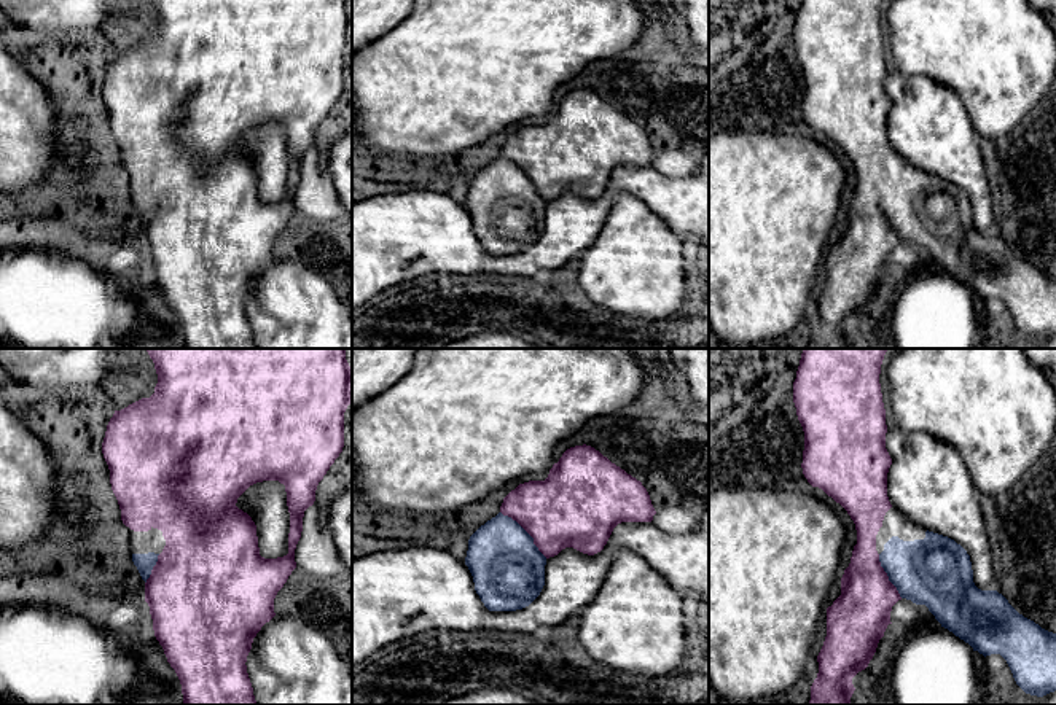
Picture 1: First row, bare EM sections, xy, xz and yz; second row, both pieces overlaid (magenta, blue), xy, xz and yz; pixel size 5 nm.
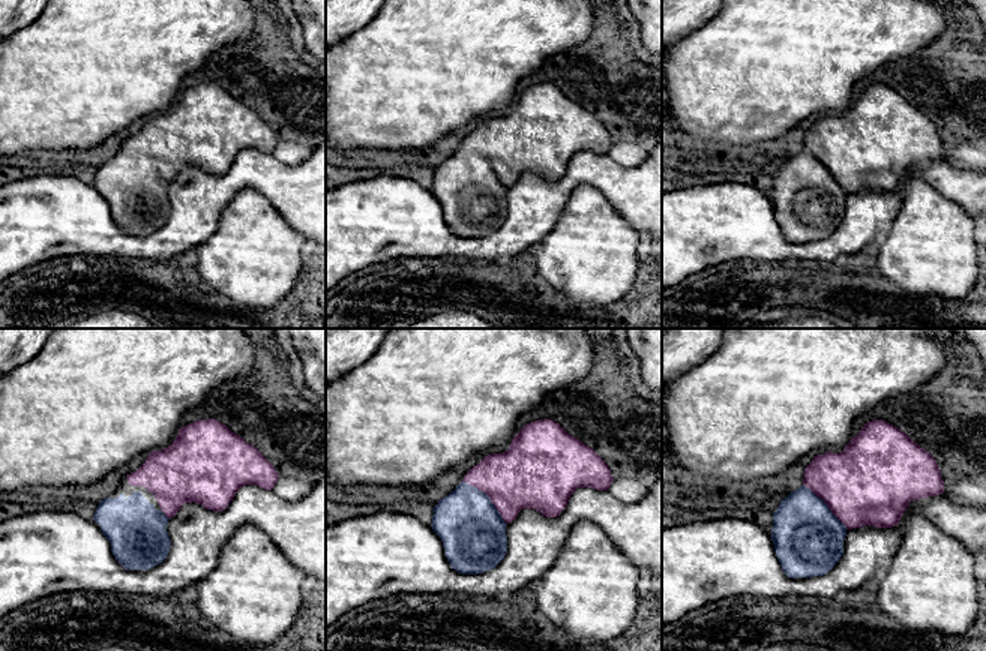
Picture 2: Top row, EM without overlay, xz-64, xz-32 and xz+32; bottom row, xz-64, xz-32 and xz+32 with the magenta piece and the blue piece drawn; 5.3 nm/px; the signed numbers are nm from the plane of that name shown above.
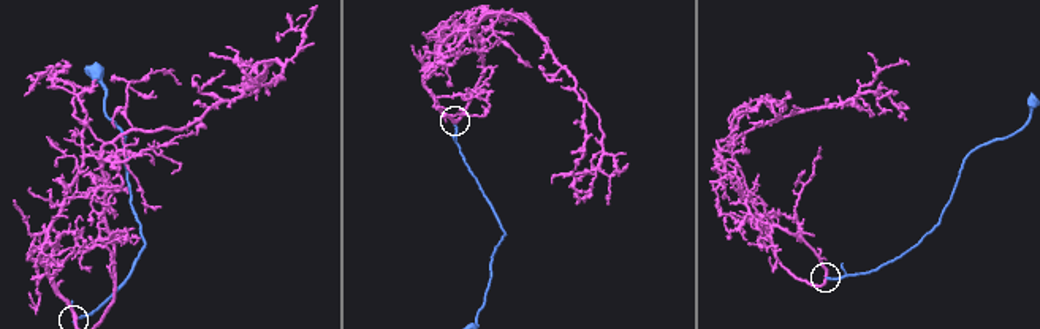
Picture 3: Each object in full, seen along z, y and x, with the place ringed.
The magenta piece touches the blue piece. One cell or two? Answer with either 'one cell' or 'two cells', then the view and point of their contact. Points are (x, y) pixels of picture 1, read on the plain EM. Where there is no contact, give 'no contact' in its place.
one cell; meets magenta in xz at (526, 174)

